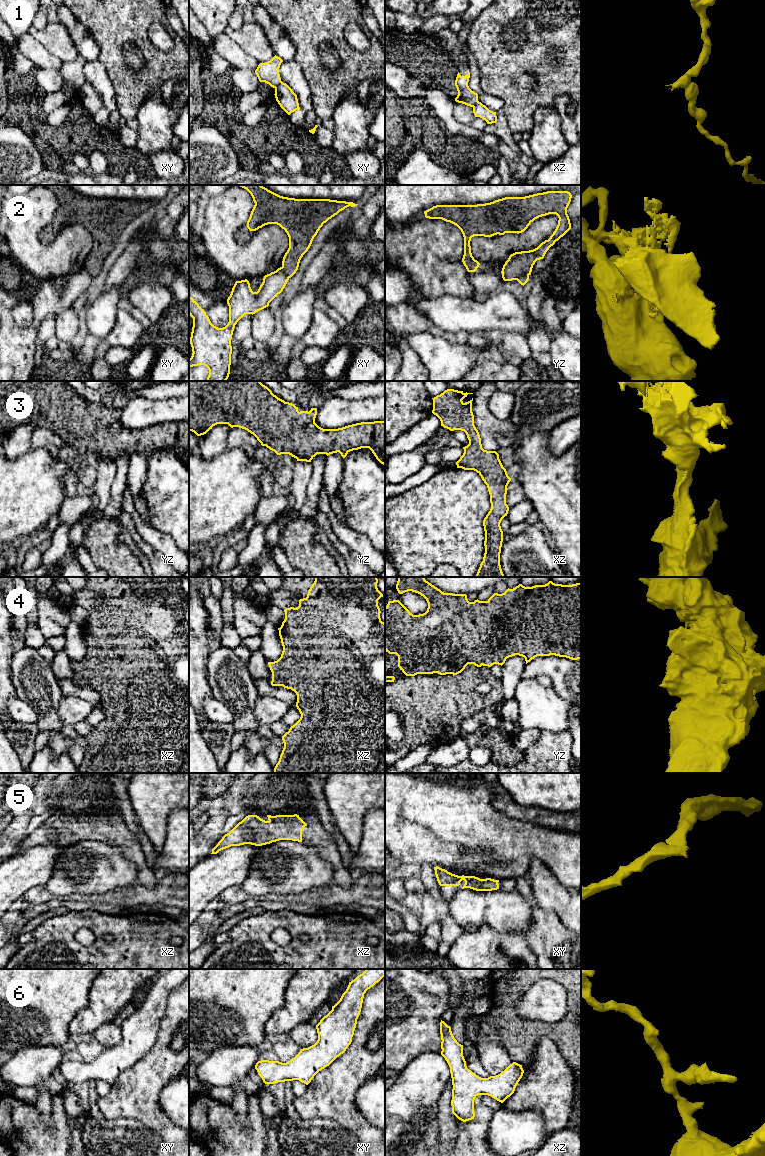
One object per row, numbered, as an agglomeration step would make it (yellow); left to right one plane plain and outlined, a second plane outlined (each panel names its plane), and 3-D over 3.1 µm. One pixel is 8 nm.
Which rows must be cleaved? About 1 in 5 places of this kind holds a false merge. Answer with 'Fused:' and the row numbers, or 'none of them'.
Fused: 1, 2

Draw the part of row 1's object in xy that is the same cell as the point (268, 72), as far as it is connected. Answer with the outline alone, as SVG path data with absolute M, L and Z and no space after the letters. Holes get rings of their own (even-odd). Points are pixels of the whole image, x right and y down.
M274 56L266 63L260 63L255 70L255 73L260 82L265 82L275 88L282 82L279 74L279 68L283 60Z

